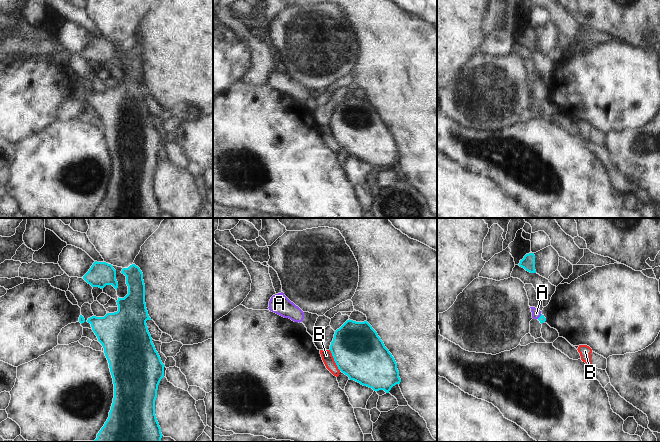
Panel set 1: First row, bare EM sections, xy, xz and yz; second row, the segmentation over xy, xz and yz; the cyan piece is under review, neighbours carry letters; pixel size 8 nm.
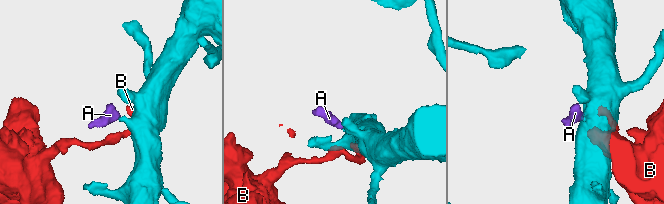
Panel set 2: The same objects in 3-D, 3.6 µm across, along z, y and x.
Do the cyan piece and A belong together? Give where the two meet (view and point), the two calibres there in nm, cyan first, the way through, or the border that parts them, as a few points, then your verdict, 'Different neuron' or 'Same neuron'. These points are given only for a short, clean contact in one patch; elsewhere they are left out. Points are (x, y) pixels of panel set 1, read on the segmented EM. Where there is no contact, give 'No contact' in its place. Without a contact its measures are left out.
Touches cyan at yz (540, 316). Thickness 60 nm (cyan) against 80 nm. Path across: yz (542, 319), (540, 316), (536, 313). Same neuron.

